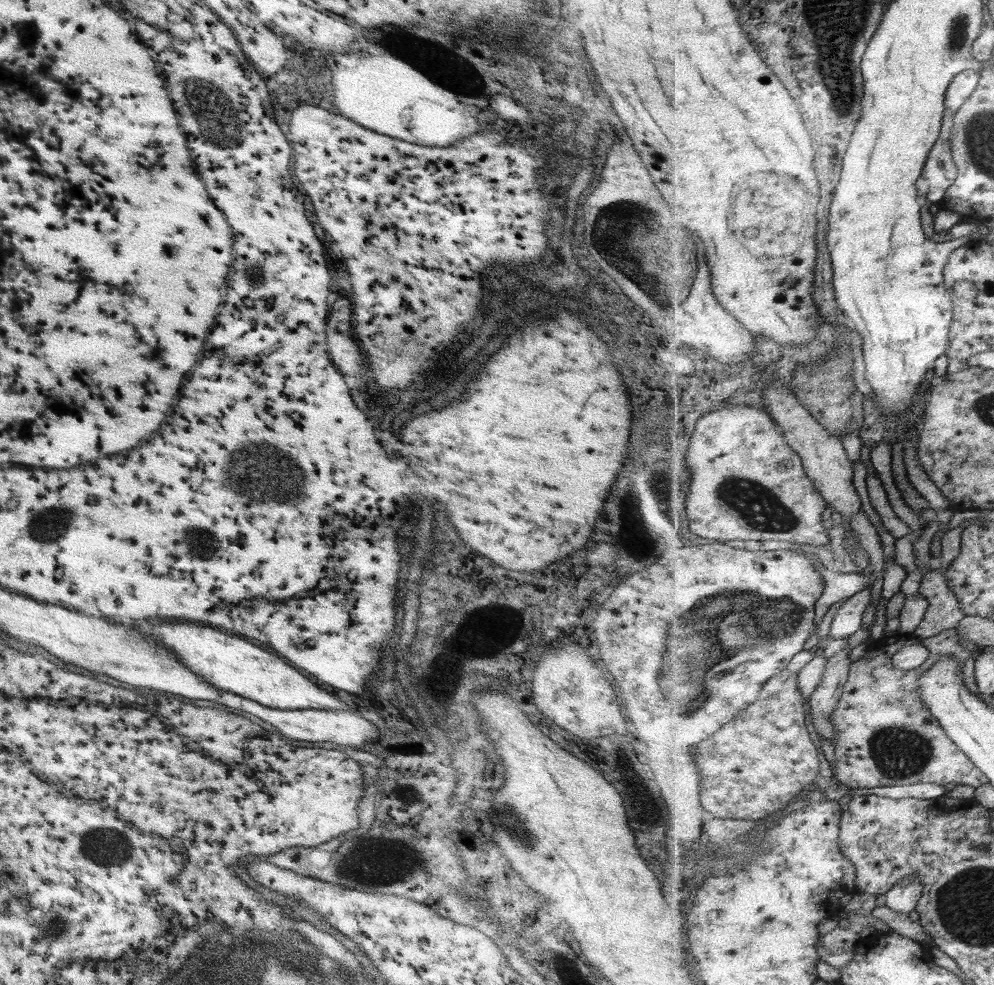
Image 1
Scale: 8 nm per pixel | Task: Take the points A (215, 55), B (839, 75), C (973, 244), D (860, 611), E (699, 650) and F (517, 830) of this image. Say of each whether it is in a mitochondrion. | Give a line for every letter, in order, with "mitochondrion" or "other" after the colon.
A: other
B: mitochondrion
C: other
D: other
E: mitochondrion
F: mitochondrion

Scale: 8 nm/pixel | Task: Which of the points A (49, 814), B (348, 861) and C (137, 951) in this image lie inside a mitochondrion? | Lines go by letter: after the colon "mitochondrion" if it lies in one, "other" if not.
A: other
B: mitochondrion
C: other

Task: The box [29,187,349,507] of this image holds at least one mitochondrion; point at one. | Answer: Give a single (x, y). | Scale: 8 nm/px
(255, 471)

